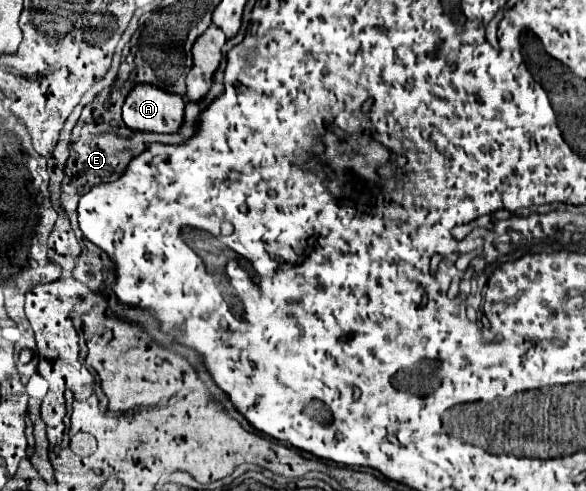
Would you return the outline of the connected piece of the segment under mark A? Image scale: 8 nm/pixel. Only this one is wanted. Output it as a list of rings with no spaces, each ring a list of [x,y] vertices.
[[[137,84],[123,104],[123,122],[131,130],[175,132],[183,122],[183,106],[179,94],[167,94],[167,90],[151,84]]]

